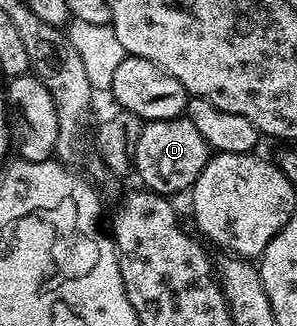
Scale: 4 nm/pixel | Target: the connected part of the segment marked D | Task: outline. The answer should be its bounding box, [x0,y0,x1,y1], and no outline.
[131,116,211,196]

